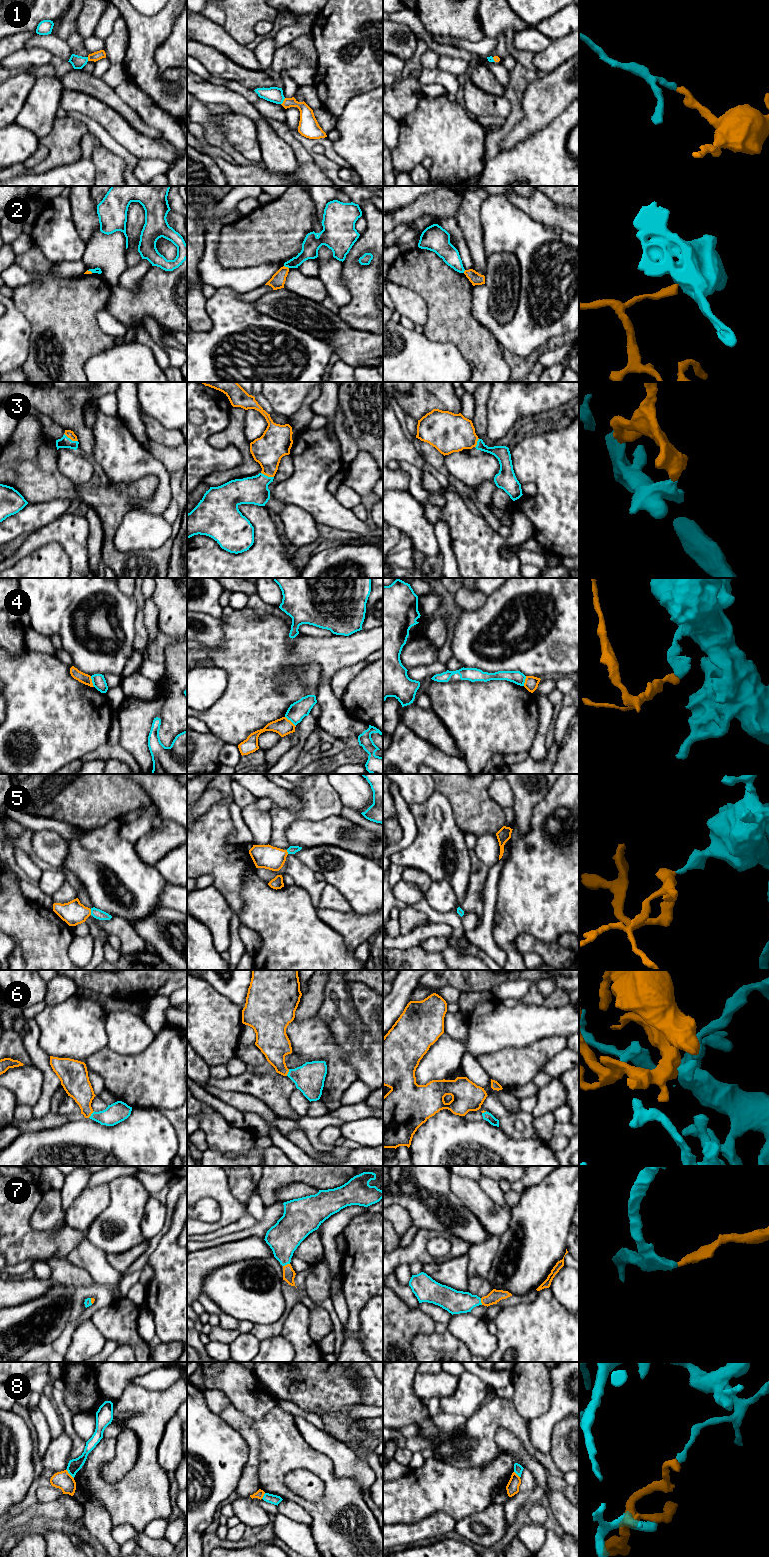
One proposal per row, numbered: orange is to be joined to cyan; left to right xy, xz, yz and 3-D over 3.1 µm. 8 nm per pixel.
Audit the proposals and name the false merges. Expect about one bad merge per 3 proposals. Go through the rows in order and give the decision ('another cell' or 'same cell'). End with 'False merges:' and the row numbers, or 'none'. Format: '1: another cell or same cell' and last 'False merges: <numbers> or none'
1: same cell
2: another cell
3: same cell
4: another cell
5: same cell
6: same cell
7: same cell
8: another cell
False merges: 2, 4, 8

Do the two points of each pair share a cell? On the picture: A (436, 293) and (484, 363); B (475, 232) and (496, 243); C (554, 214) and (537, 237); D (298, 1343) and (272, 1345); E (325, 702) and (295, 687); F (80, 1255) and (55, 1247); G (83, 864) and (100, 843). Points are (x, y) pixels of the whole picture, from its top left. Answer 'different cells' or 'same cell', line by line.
A: same cell
B: different cells
C: different cells
D: different cells
E: different cells
F: different cells
G: same cell

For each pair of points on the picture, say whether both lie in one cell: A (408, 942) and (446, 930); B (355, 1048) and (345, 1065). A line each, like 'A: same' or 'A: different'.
A: same
B: different

